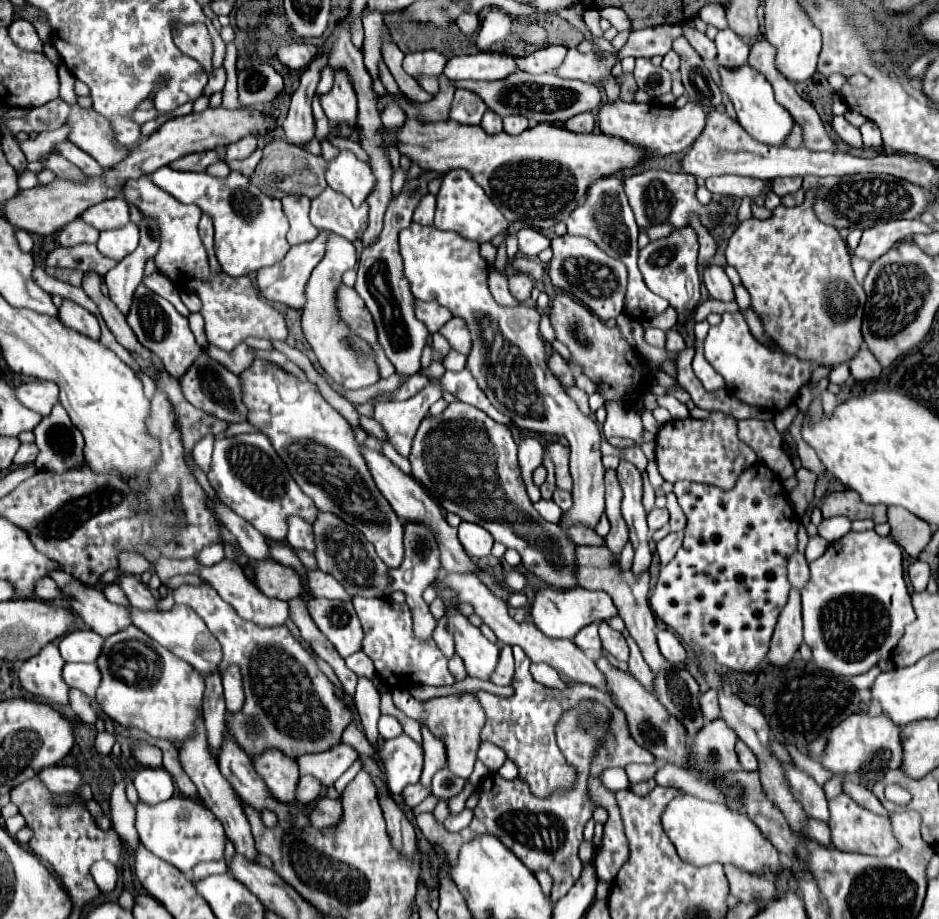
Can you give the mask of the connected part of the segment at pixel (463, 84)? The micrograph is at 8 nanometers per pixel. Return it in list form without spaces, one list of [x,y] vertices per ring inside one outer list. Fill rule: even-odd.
[[[515,71],[499,81],[451,81],[451,85],[455,89],[467,89],[479,95],[483,103],[499,117],[523,115],[537,123],[555,123],[555,121],[567,121],[579,113],[597,113],[599,105],[603,103],[601,91],[593,83],[561,79],[551,73],[531,75],[531,73]]]

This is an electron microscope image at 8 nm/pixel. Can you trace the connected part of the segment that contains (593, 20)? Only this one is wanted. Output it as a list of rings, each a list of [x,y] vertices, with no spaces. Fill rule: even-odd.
[[[586,9],[583,14],[583,19],[590,31],[599,38],[603,37],[604,31],[600,27],[600,14],[598,9]]]

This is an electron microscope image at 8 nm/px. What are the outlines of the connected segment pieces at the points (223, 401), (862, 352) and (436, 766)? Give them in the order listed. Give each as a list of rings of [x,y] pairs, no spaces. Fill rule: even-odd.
[[[205,351],[193,361],[193,365],[181,377],[181,389],[183,389],[185,399],[191,401],[193,407],[197,407],[197,409],[201,409],[201,411],[205,411],[217,419],[223,419],[227,423],[247,421],[249,409],[243,403],[243,387],[241,387],[239,375],[231,373],[225,365],[211,359]]]
[[[863,345],[859,349],[859,353],[849,361],[849,369],[851,375],[857,381],[869,381],[869,379],[877,379],[881,375],[881,365],[879,361],[875,361],[875,355],[869,353],[869,349]]]
[[[427,729],[423,731],[423,751],[425,751],[425,765],[423,765],[423,773],[421,773],[421,785],[429,787],[429,771],[439,771],[441,763],[443,763],[443,743],[433,737],[431,733],[427,733]]]

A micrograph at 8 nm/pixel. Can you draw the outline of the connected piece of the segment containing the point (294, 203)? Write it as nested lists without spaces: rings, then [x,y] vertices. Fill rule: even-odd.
[[[283,197],[283,213],[289,219],[289,231],[287,231],[287,241],[289,245],[299,245],[313,241],[317,237],[315,225],[309,221],[309,199],[307,197]]]

